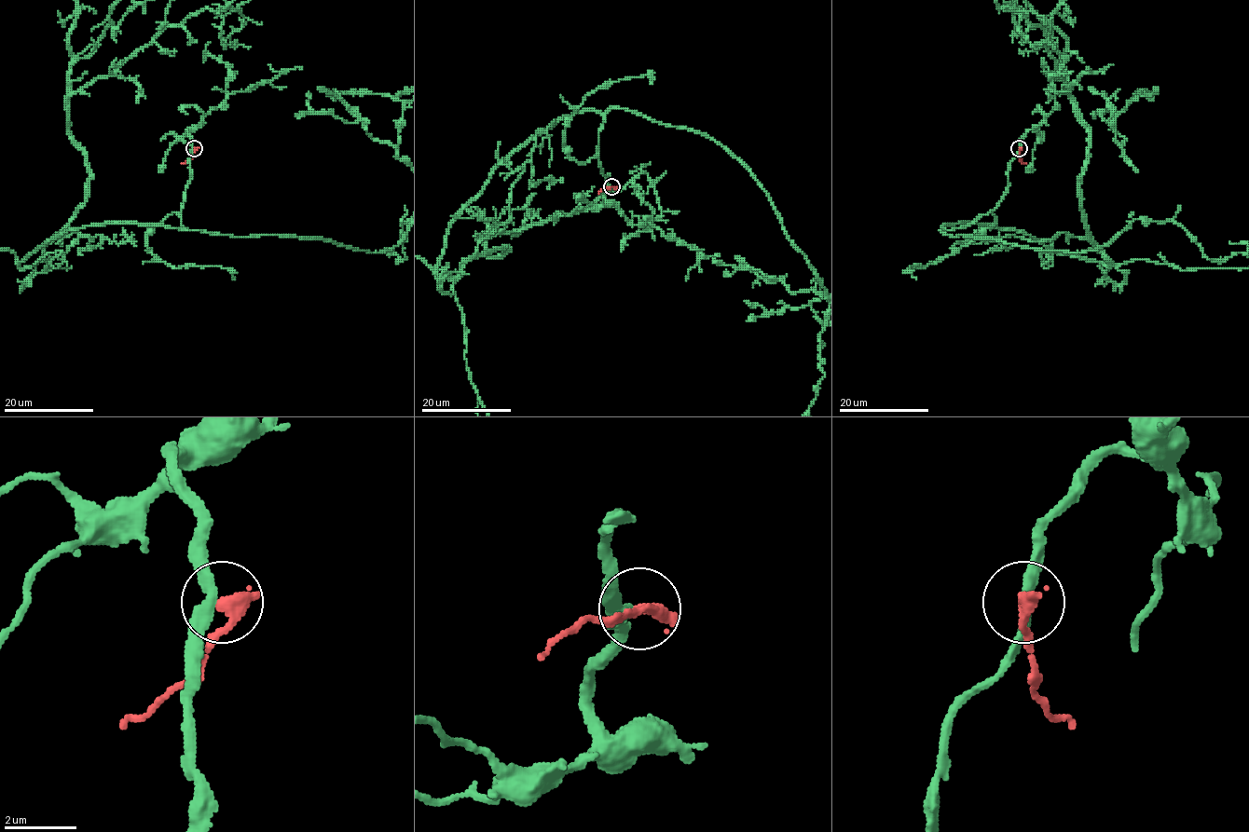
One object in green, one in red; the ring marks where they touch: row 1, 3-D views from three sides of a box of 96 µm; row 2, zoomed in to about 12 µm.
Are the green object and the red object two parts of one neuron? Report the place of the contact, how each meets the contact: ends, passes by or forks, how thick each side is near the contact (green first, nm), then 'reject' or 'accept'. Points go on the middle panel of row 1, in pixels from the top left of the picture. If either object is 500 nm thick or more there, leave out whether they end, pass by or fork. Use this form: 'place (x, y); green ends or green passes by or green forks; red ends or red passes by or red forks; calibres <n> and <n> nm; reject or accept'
place (611, 186); green passes by; red ends; calibres 280 and 400 nm; reject

